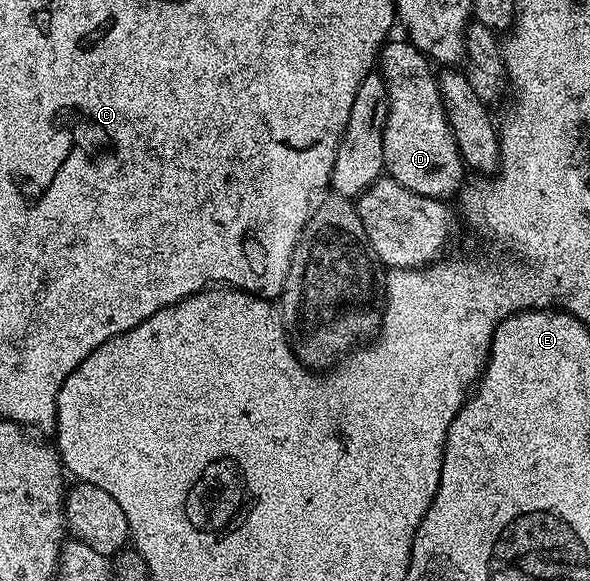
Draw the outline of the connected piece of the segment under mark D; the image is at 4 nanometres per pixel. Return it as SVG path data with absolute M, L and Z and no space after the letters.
M408 39L400 40L386 41L379 54L379 72L385 80L389 100L383 131L384 172L407 187L407 191L415 191L415 195L449 199L452 193L454 196L460 190L467 170L447 123L437 86L438 74L433 73L434 66L425 54Z

